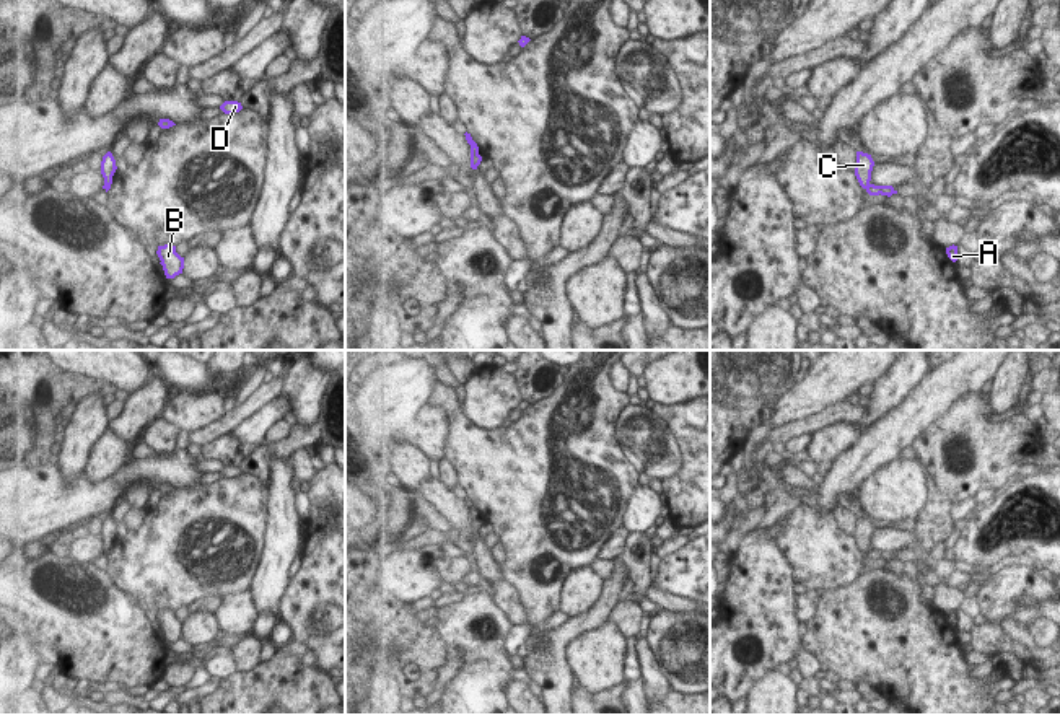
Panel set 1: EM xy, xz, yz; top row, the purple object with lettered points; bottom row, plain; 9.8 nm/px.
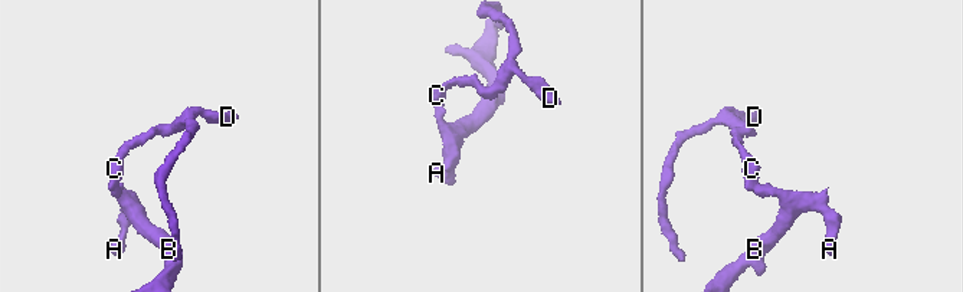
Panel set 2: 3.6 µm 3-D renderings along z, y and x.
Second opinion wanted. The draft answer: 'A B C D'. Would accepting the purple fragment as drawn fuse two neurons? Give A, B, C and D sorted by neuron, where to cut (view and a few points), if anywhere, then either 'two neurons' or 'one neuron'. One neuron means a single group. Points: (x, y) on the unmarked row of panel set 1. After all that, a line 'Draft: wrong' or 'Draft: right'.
A B / C D | yz (868, 548), (865, 552) | two neurons
Draft: wrong

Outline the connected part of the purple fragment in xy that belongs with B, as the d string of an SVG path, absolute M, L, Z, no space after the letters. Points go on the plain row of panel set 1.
M158 611L156 619L161 625L160 629L163 630L166 643L174 643L176 640L182 638L184 622L176 617L176 611Z

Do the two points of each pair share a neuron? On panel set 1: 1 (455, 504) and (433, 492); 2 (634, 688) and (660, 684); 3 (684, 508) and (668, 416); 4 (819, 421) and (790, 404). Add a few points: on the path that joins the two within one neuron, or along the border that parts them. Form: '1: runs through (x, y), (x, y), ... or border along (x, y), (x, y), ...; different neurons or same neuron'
1: runs through (450, 504), (438, 495); same neuron
2: border along (642, 678), (648, 697); different neurons
3: runs through (692, 486), (691, 437); same neuron
4: border along (844, 401), (826, 406), (808, 417), (775, 427); different neurons

